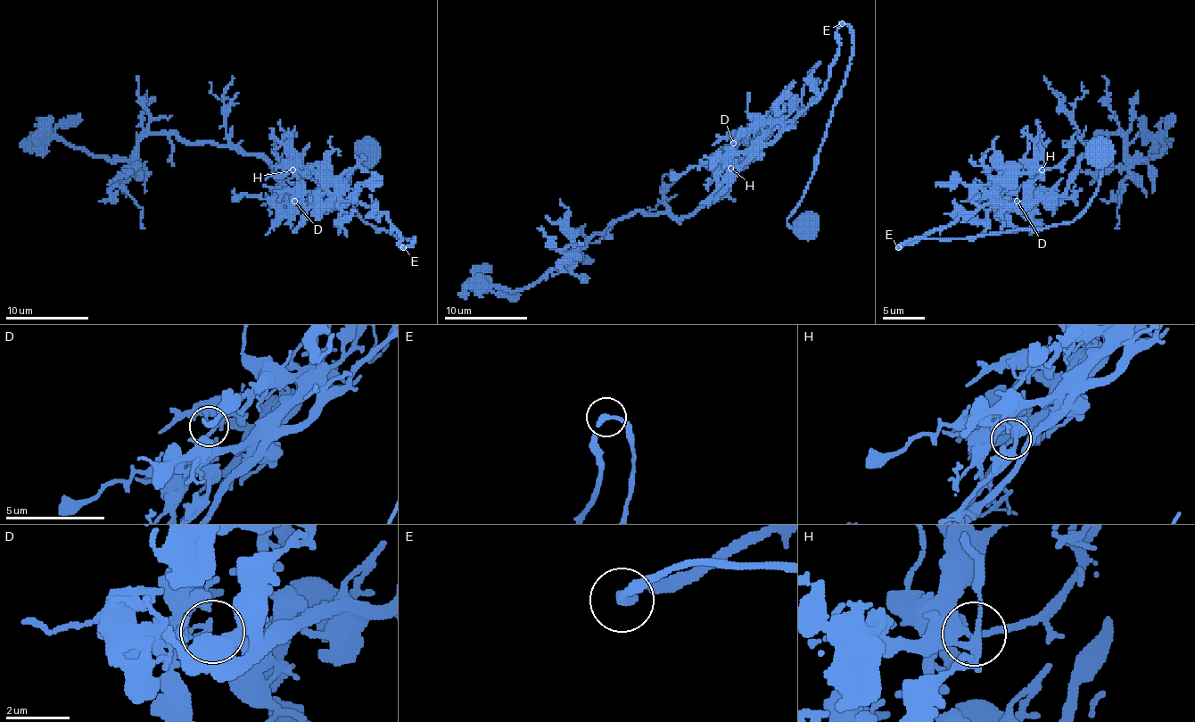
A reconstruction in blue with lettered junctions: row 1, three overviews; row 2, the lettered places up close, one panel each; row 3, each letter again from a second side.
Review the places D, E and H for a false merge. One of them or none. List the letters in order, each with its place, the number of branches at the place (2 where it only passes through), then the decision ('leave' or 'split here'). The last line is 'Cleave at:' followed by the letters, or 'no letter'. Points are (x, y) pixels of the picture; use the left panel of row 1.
D: place (294, 201); branches 2; leave
E: place (403, 247); branches 2; leave
H: place (292, 170); branches 2; leave
Cleave at: no letter

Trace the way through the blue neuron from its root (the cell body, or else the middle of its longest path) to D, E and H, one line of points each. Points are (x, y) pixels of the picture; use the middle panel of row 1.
D: (806, 224), (787, 219), (852, 30), (837, 30), (827, 87), (789, 126), (758, 124), (733, 143)
E: (806, 224), (795, 230), (787, 219), (803, 197), (814, 172), (816, 155), (850, 63), (853, 35), (841, 24)
H: (806, 224), (795, 230), (787, 219), (845, 78), (853, 45), (845, 24), (822, 93), (730, 168)

